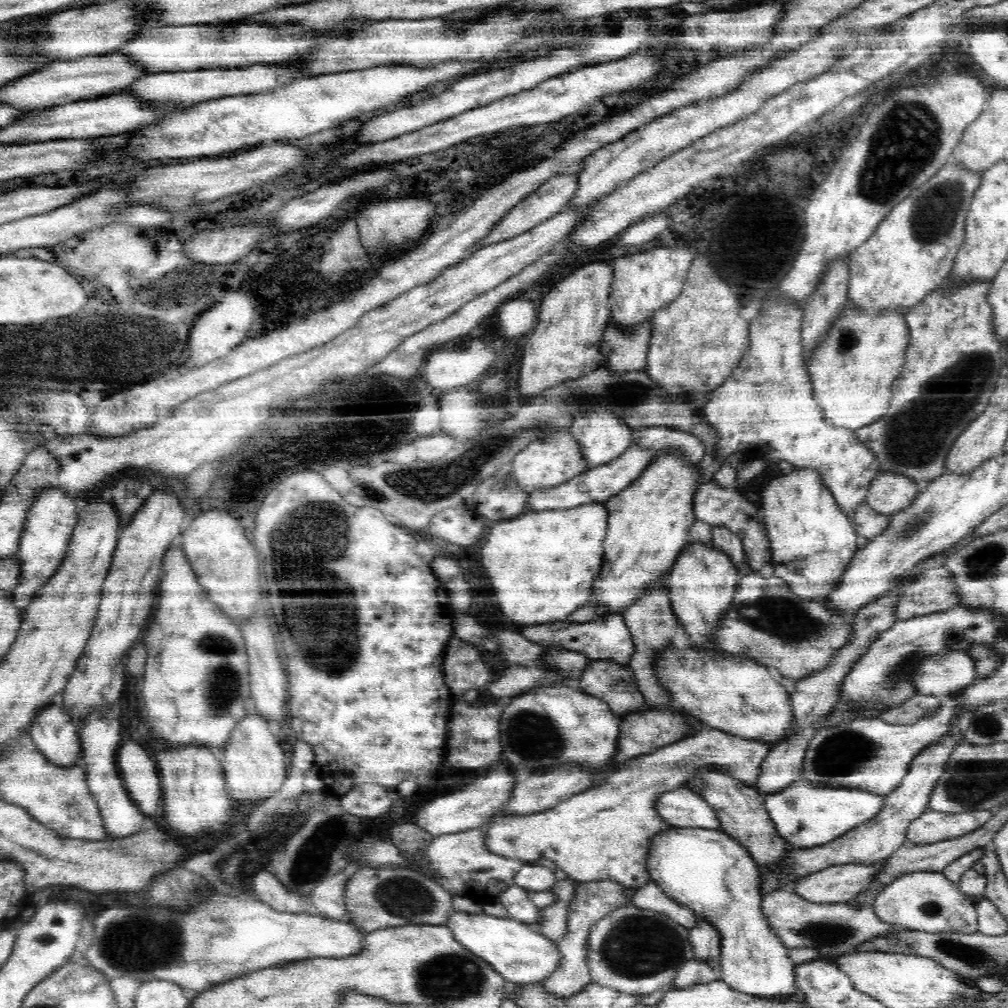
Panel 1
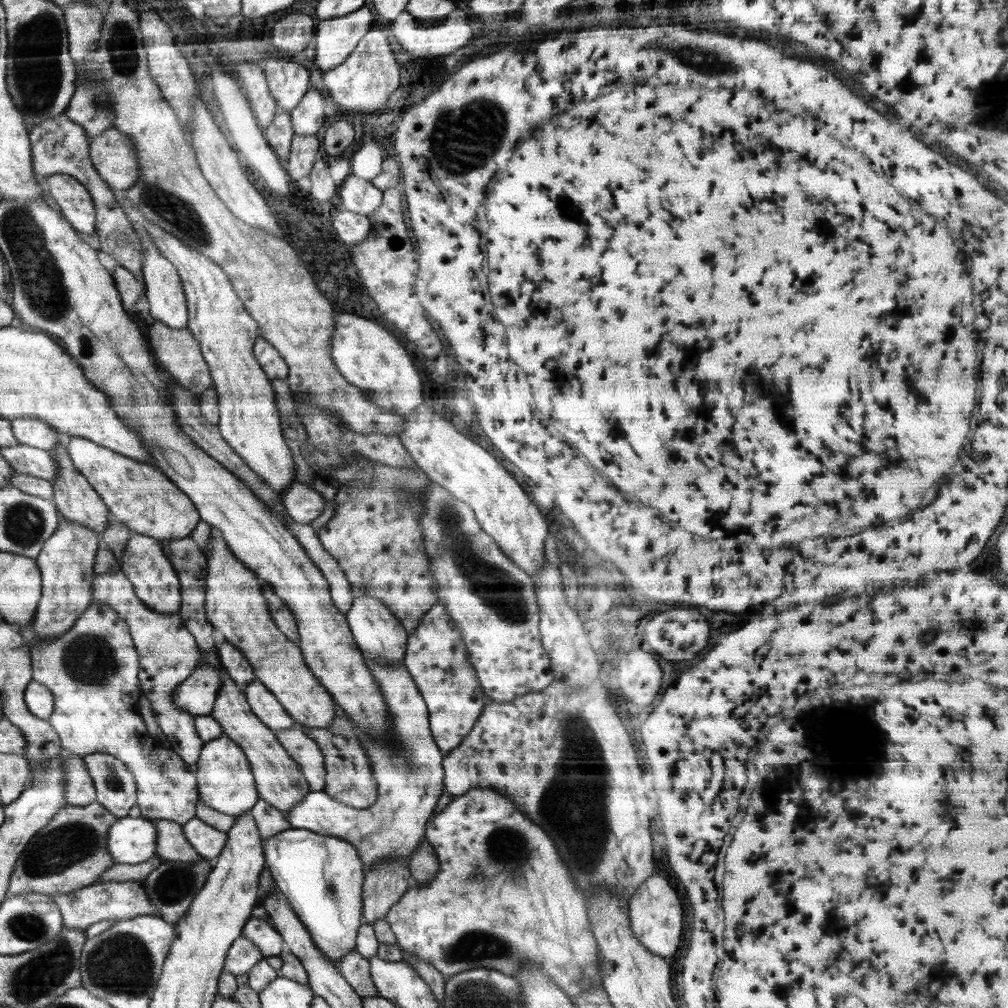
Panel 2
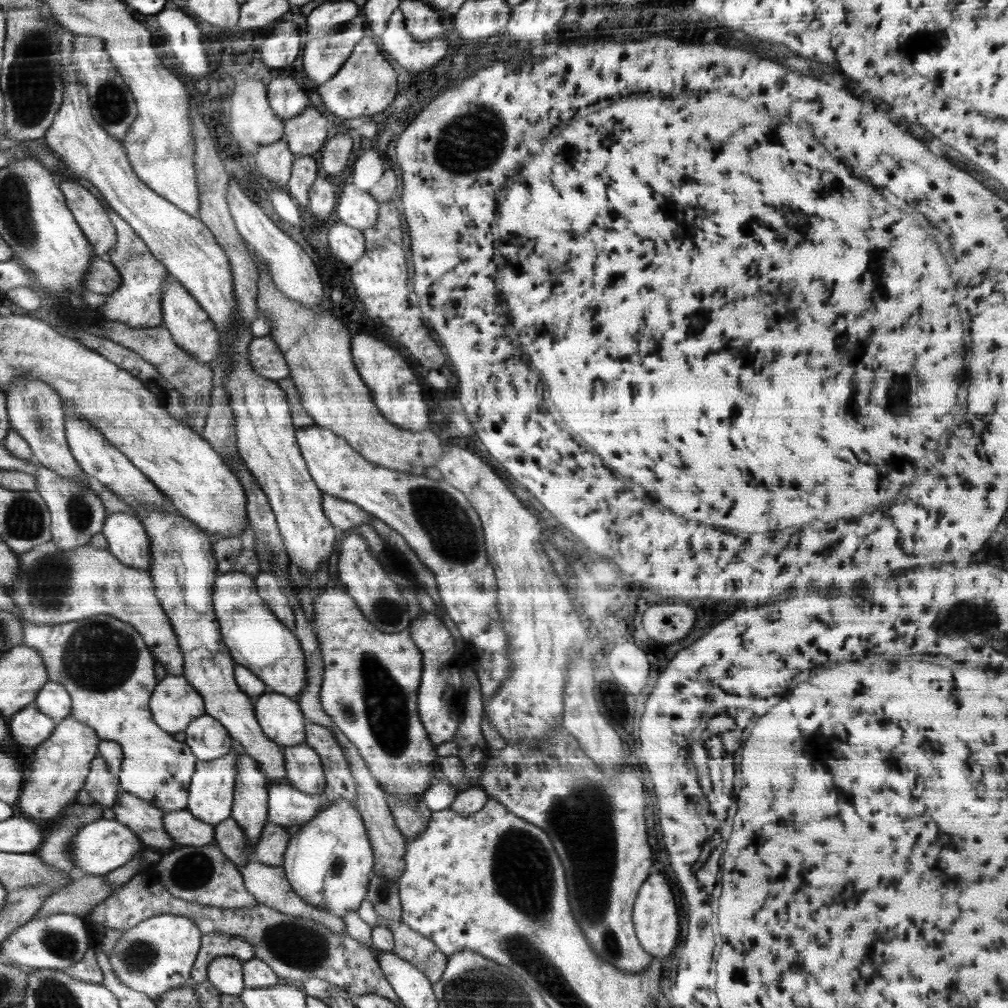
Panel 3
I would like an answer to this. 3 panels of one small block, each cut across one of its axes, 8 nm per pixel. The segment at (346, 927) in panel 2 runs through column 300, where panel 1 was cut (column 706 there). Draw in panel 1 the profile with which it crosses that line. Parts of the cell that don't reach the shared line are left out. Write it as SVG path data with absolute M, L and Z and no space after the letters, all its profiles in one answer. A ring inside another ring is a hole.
M670 827L666 832L654 836L654 839L651 840L651 846L649 850L649 858L645 864L646 870L649 872L649 880L654 882L660 891L664 895L672 898L676 901L678 905L685 906L689 908L698 919L705 919L706 922L713 924L716 927L716 930L721 936L721 947L720 947L720 956L719 956L719 980L724 981L730 988L733 988L735 991L746 993L747 995L754 995L757 997L768 998L768 999L789 999L794 995L798 995L798 988L795 987L795 964L792 959L788 956L788 949L784 946L784 943L778 939L776 931L770 927L770 921L766 921L766 915L762 911L762 900L763 893L761 892L761 871L759 866L754 862L752 856L749 855L749 852L732 837L727 836L726 833L721 830L713 830L708 828L696 828L696 829L682 829L676 827Z

